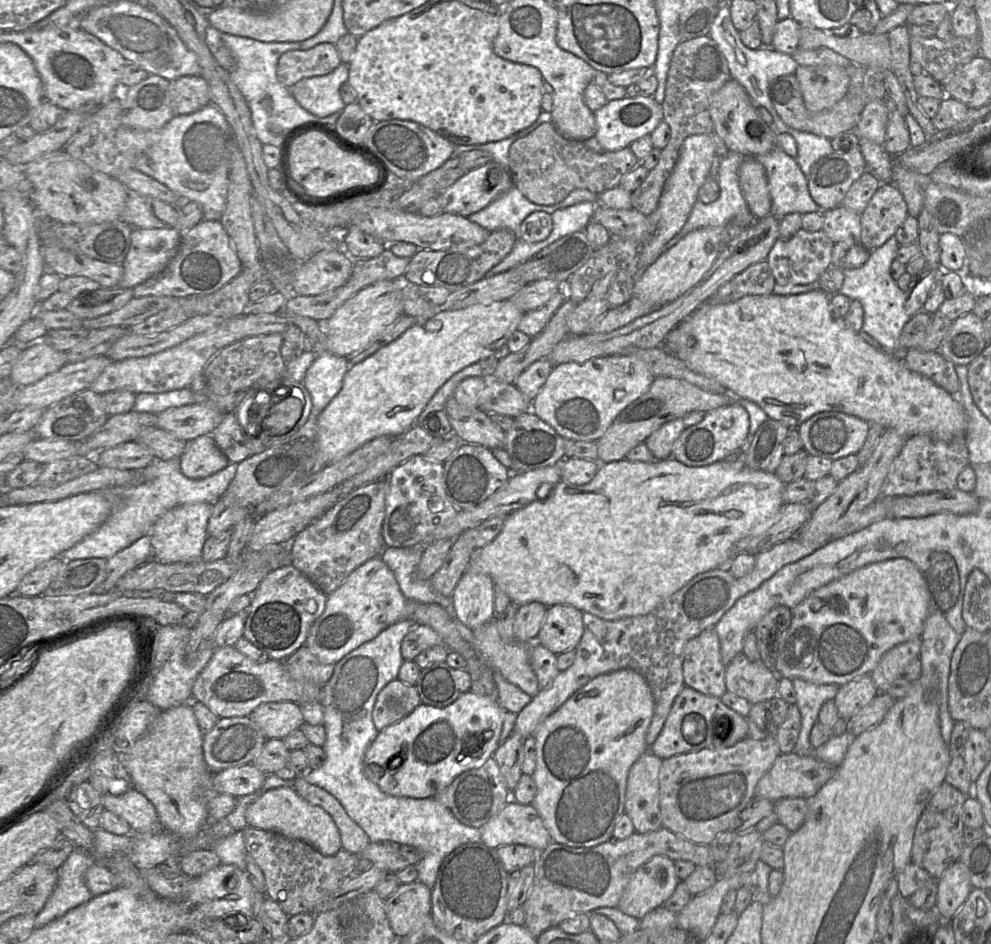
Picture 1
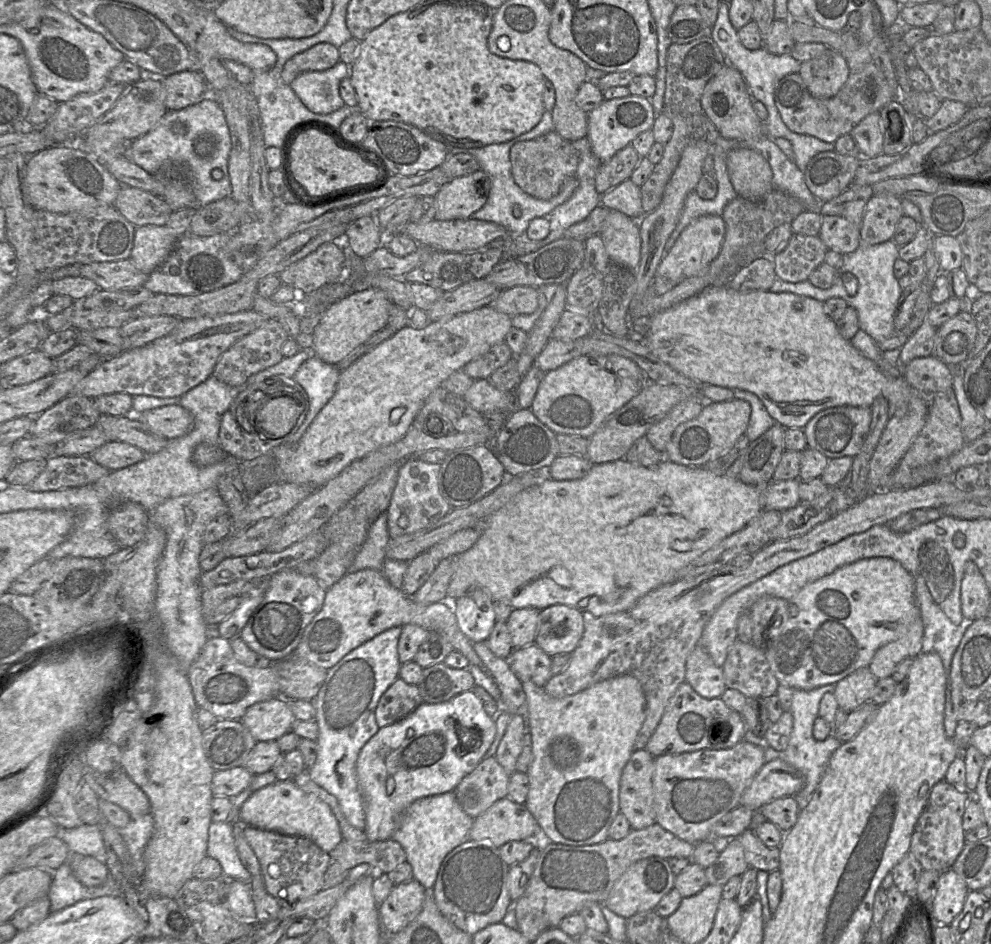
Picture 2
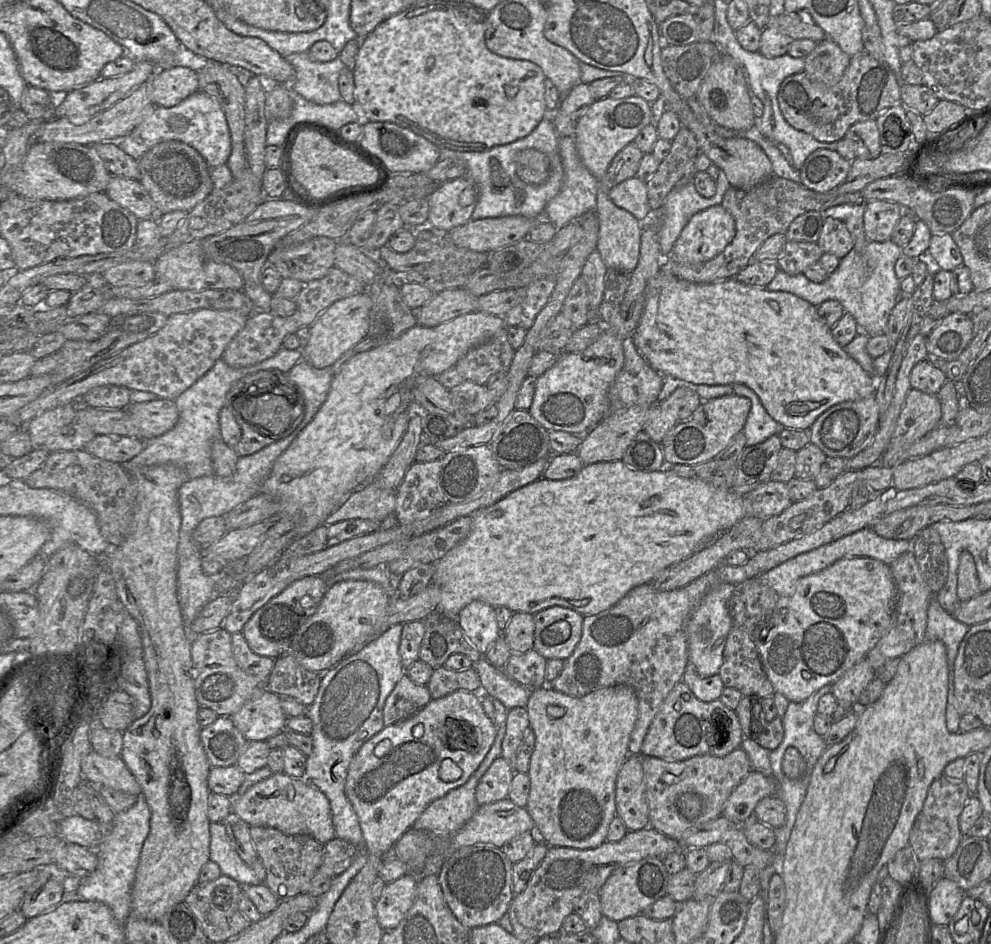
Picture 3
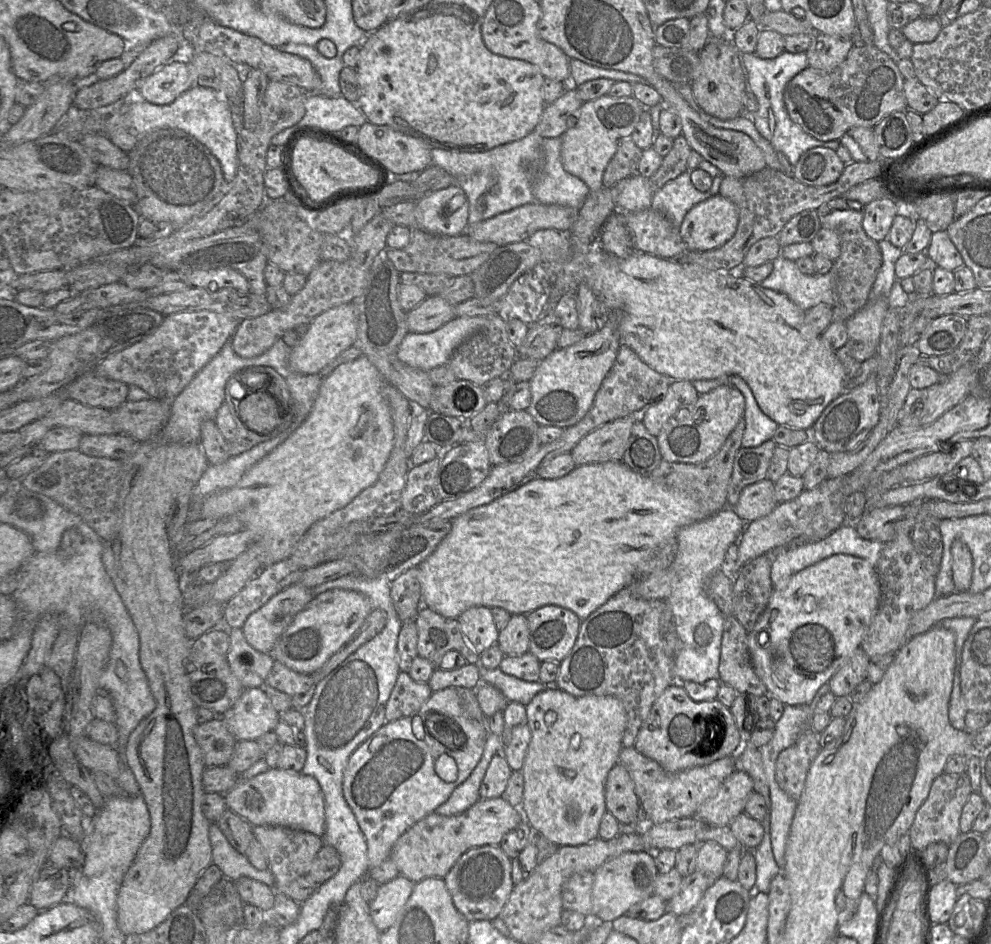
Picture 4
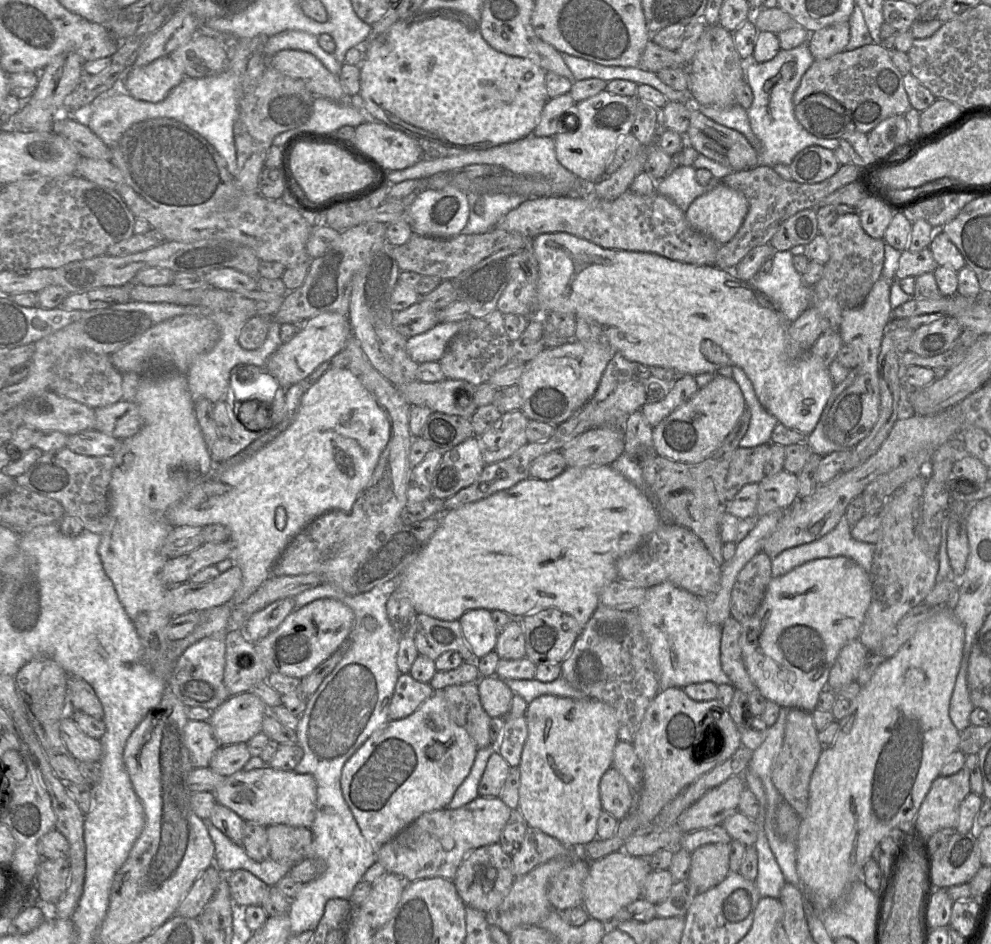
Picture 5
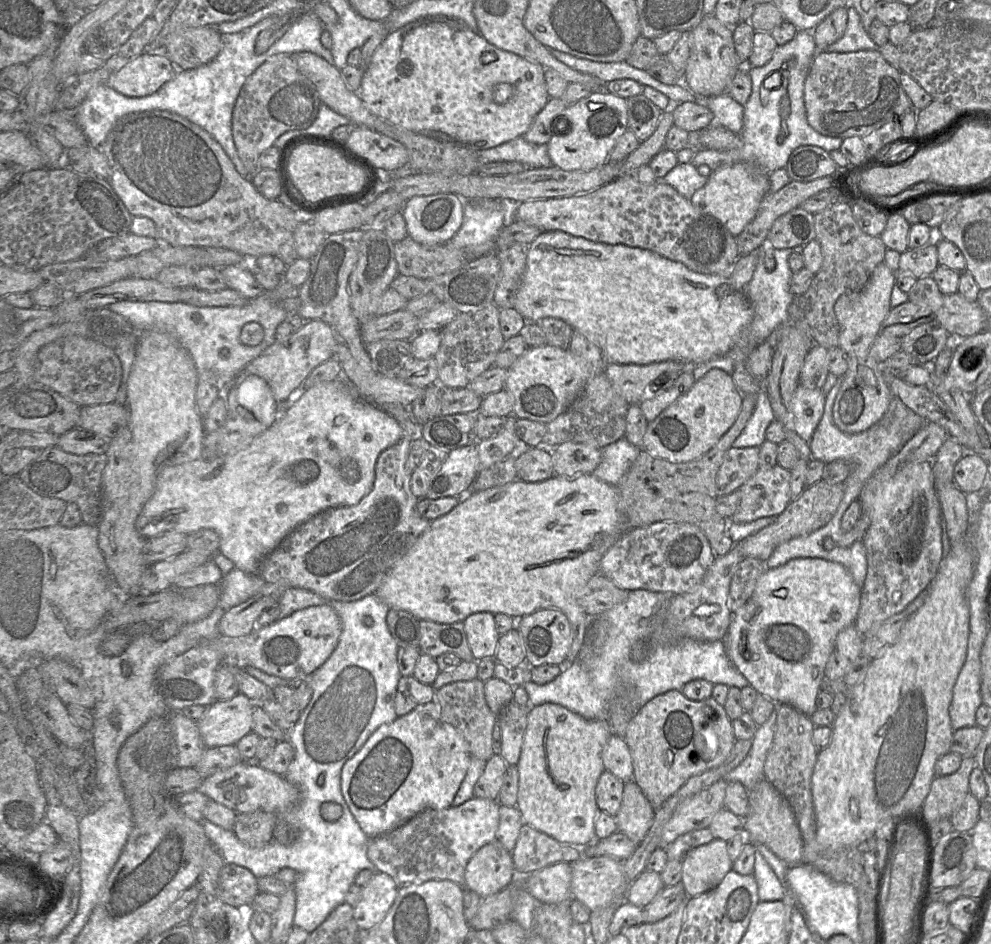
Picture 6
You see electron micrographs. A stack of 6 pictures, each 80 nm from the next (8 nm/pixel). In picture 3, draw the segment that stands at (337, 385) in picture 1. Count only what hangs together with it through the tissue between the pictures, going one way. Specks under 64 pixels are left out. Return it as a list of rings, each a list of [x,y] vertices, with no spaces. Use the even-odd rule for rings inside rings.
[[[301,360],[288,373],[304,399],[304,417],[292,433],[300,433],[313,419],[325,402],[334,377],[330,368],[318,369],[307,360]]]

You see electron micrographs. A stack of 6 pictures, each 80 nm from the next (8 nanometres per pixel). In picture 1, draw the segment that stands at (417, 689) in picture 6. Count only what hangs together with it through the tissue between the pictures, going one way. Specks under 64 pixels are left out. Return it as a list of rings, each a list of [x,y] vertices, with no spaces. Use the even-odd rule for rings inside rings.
[[[396,678],[379,692],[372,711],[373,723],[381,731],[406,717],[420,704],[415,686]]]

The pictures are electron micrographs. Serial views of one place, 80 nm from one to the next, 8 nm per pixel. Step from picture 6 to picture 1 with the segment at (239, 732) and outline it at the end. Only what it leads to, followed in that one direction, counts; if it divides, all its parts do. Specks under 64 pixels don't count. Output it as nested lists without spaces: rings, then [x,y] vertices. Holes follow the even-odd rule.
[[[290,701],[263,703],[248,717],[267,739],[284,739],[304,724],[300,705]]]

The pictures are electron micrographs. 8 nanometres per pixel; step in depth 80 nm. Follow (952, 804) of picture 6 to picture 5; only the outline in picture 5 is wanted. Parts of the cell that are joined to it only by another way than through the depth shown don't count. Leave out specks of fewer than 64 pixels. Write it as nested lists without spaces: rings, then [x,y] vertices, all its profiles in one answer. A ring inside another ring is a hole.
[[[970,763],[955,774],[938,776],[917,812],[915,826],[927,838],[940,829],[956,828],[960,805],[970,792]]]

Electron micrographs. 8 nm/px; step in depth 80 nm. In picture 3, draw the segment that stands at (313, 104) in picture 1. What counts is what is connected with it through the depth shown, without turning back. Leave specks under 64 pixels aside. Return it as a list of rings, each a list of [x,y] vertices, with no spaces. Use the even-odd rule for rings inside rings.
[[[307,52],[293,53],[286,57],[294,68],[290,88],[306,100],[319,104],[332,104],[341,100],[338,80],[346,67],[340,57],[329,62],[310,59]]]

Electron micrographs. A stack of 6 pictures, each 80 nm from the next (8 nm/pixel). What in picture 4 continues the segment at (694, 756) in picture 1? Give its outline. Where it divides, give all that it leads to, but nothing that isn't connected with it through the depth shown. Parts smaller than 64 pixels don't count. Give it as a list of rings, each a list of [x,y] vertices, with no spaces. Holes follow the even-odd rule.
[[[634,747],[622,748],[619,763],[626,768],[634,782],[635,792],[644,817],[644,825],[656,825],[674,819],[694,817],[699,807],[714,797],[723,782],[737,770],[737,757],[732,755],[706,766],[669,773],[656,761],[637,752]]]

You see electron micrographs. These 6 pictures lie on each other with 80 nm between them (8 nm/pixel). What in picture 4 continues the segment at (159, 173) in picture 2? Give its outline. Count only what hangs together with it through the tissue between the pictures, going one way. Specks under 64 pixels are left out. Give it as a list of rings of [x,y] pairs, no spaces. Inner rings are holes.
[[[194,85],[167,105],[151,104],[138,96],[131,95],[110,106],[114,106],[114,113],[107,121],[105,135],[126,153],[154,130],[165,127],[178,128],[196,138],[211,151],[219,160],[227,182],[235,178],[238,169],[238,135],[229,106],[217,91]]]

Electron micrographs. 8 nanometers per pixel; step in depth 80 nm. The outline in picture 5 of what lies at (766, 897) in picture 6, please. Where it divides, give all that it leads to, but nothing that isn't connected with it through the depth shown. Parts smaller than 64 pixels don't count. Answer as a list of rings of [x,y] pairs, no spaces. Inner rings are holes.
[[[763,822],[757,823],[754,848],[757,853],[757,877],[754,883],[759,896],[779,899],[786,881],[769,847]]]

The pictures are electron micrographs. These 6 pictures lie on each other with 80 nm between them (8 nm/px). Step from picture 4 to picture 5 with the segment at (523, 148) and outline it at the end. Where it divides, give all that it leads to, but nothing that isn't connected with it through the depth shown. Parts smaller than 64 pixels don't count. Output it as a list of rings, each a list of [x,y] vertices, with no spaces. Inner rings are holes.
[[[465,193],[469,217],[462,234],[483,234],[494,228],[498,220],[528,198],[519,195]]]

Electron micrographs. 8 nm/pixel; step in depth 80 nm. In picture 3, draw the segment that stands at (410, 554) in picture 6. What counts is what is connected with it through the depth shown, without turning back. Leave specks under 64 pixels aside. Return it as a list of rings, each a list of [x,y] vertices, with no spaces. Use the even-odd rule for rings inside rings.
[[[617,460],[584,465],[576,475],[568,479],[550,480],[542,476],[535,482],[511,492],[493,505],[480,508],[470,515],[469,535],[434,564],[432,582],[439,586],[441,592],[438,609],[447,617],[454,619],[463,607],[474,600],[479,600],[492,607],[504,606],[513,613],[525,612],[533,615],[548,607],[559,605],[570,608],[582,616],[598,614],[615,605],[632,588],[650,583],[666,568],[704,549],[745,516],[743,495],[731,489],[715,487],[701,479],[677,476],[670,469],[641,471],[630,468],[622,460]]]

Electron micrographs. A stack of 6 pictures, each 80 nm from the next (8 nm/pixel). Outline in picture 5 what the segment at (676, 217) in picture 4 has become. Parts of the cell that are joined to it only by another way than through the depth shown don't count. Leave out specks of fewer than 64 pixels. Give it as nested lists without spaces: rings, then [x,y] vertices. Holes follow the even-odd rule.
[[[680,165],[671,174],[658,181],[656,193],[668,198],[686,212],[696,198],[721,183],[721,180],[713,177],[707,185],[701,185],[697,182],[695,174],[696,169],[693,166]]]

